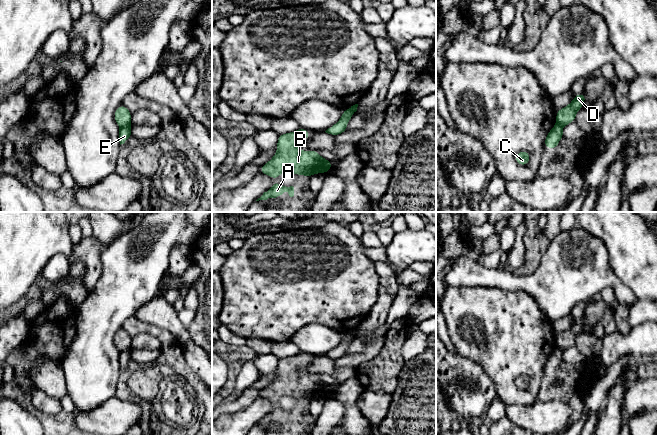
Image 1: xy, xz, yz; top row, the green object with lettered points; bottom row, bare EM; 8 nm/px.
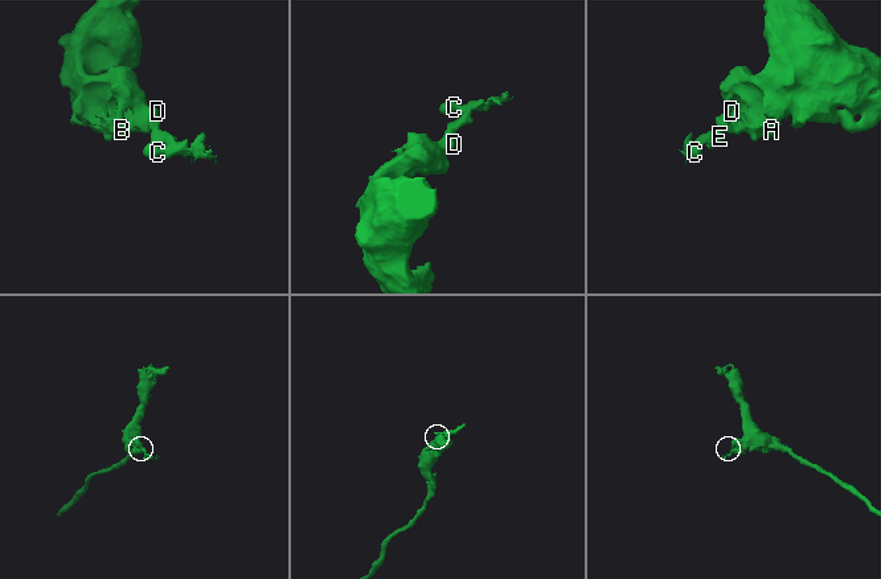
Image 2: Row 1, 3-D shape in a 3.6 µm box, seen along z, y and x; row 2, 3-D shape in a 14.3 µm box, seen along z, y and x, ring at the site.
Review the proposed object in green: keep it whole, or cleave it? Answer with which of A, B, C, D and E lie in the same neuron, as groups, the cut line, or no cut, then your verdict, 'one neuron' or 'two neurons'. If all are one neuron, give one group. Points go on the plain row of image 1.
A B D / C E; cut in xy along (130, 347), (120, 352); two neurons

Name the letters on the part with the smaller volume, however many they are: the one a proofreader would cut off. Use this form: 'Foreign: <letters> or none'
Foreign: C, E

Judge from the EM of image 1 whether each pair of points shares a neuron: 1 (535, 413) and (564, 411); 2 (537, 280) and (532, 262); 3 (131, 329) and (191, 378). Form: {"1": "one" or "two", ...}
{"1": "one", "2": "two", "3": "one"}

